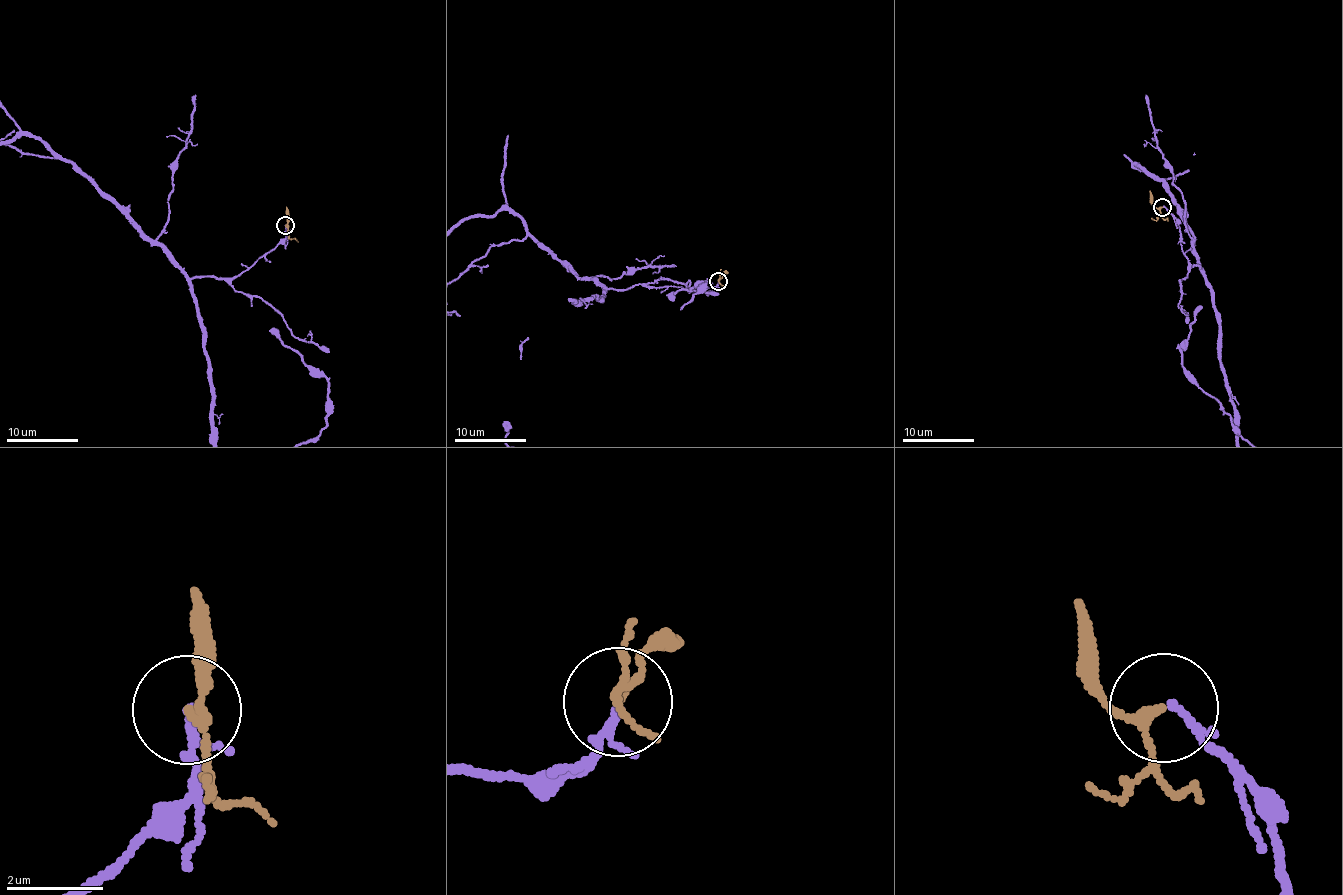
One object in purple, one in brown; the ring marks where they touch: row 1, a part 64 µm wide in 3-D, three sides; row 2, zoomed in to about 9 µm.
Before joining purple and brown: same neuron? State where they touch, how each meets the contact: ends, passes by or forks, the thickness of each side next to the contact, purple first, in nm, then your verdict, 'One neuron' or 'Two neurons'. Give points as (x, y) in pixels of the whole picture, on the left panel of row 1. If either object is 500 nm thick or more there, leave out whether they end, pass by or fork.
Place: (285, 225). At the ring purple passes by. At the ring brown passes by. Thickness 120 nm (purple) against 160 nm. One neuron

